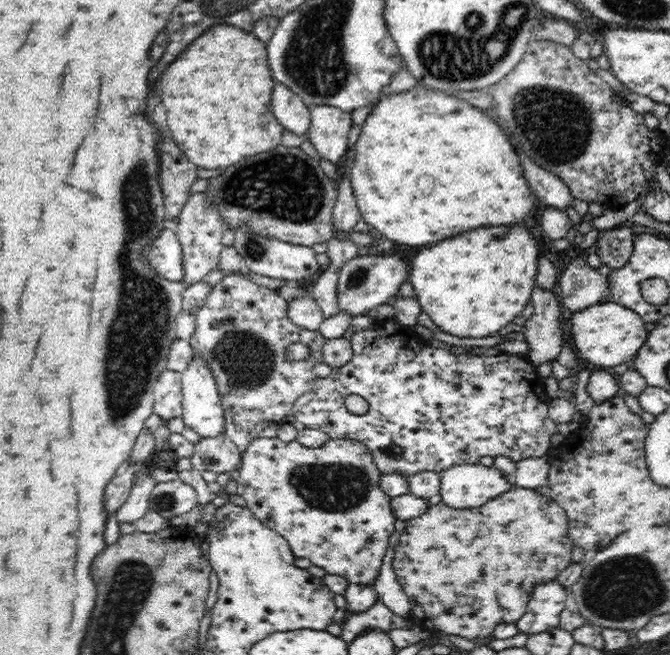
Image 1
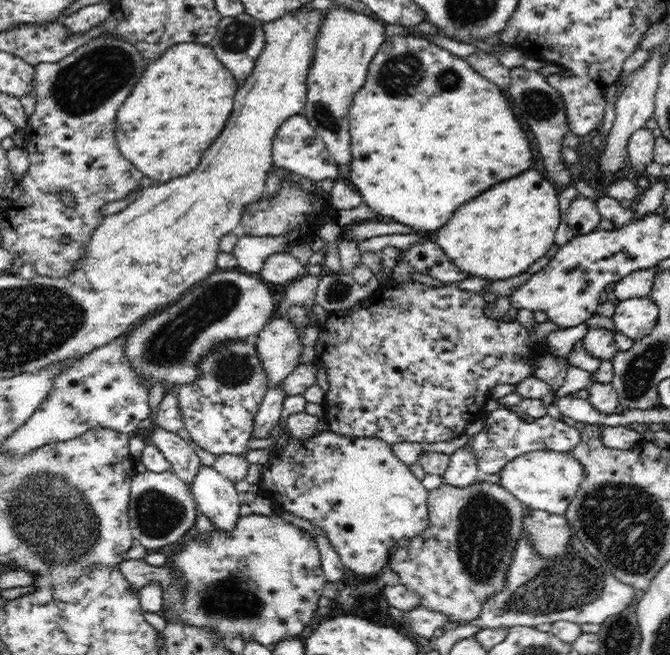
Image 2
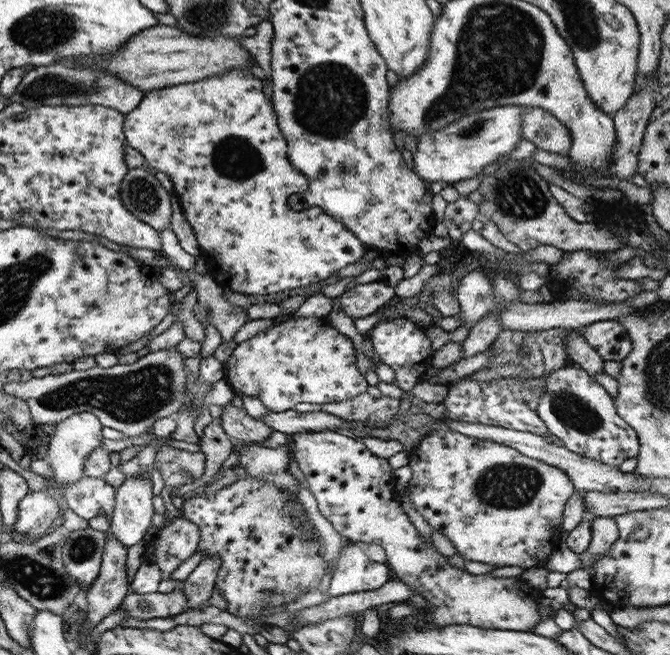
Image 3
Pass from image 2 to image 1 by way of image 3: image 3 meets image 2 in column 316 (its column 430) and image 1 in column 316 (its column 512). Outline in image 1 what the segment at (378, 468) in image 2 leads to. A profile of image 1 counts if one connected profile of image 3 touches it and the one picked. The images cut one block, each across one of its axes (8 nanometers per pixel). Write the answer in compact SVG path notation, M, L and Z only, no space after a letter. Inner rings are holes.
M262 436L252 440L248 445L248 448L242 453L241 463L237 469L240 473L237 478L237 494L246 500L247 507L258 520L261 520L266 527L275 530L276 533L279 533L288 542L295 558L308 559L313 566L324 569L326 573L343 576L350 583L372 584L378 573L380 573L379 569L382 567L387 548L394 543L396 538L394 529L396 517L392 515L390 497L384 494L384 491L378 487L382 474L378 471L376 463L372 460L372 455L368 453L368 449L364 447L364 444L358 443L356 440L330 439L320 448L306 448L296 440L285 443L277 436Z

